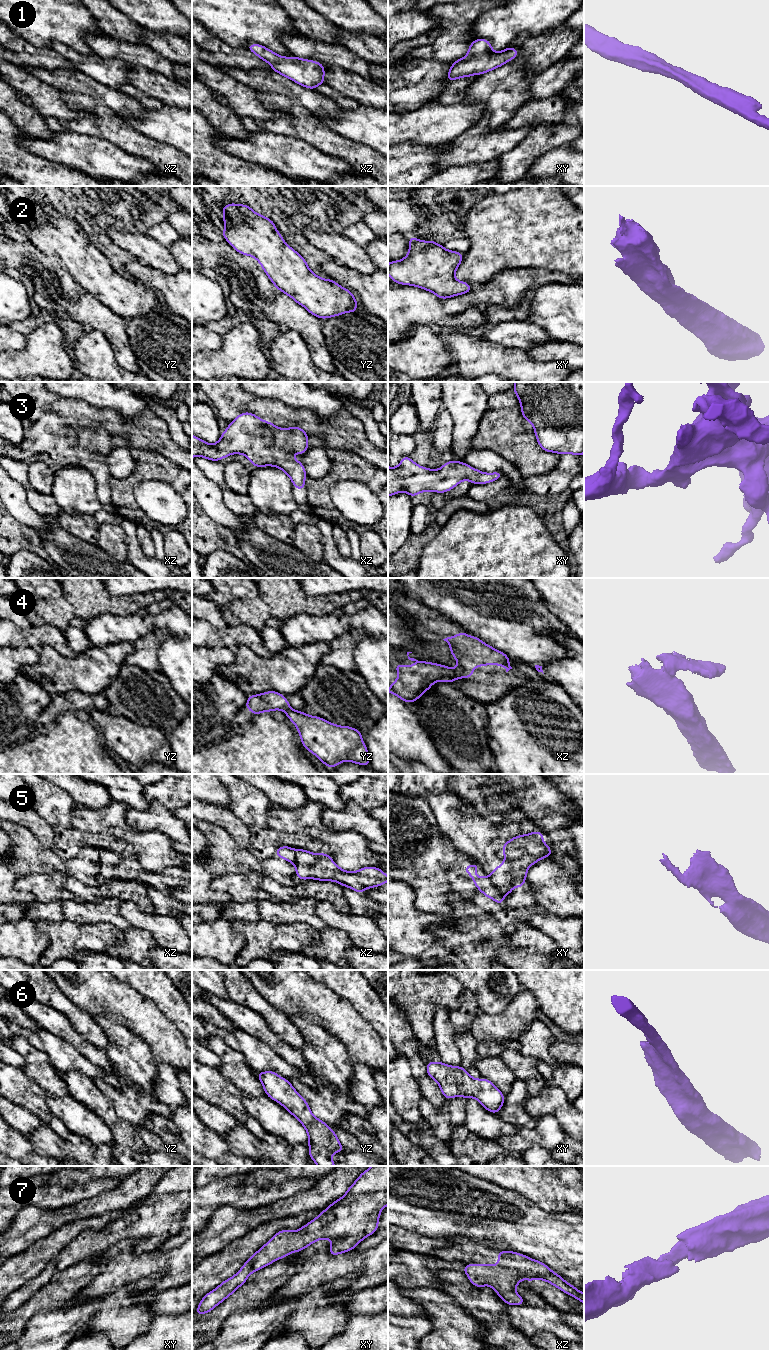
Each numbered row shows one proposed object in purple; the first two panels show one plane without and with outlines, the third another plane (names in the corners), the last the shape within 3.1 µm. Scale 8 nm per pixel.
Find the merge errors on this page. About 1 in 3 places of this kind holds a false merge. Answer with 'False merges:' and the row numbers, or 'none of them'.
False merges: 4, 5

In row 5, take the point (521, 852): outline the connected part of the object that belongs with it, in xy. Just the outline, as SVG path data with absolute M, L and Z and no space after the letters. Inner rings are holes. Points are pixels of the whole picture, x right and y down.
M543 832L515 836L502 846L504 862L489 875L489 879L499 892L505 896L511 894L513 887L524 886L527 870L539 860L551 857L549 845L543 841Z

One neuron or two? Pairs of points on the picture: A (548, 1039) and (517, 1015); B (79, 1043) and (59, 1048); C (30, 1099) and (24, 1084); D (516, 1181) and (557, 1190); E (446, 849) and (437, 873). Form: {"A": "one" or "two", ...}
{"A": "two", "B": "two", "C": "one", "D": "one", "E": "one"}

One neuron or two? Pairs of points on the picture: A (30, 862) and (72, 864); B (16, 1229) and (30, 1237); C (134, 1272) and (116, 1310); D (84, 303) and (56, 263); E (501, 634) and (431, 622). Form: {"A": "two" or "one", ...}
{"A": "one", "B": "one", "C": "two", "D": "two", "E": "two"}

